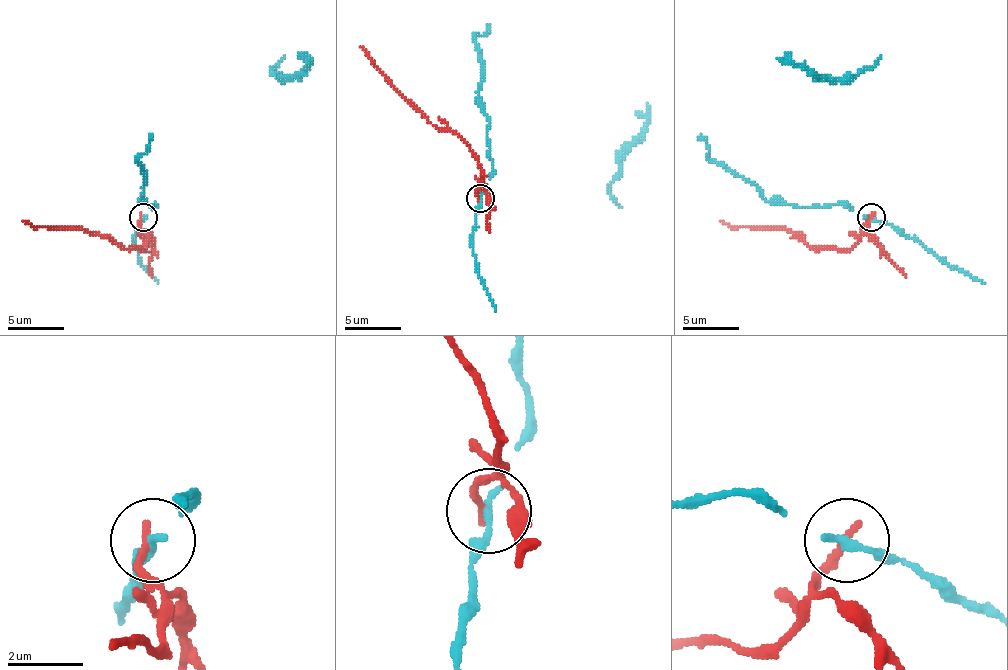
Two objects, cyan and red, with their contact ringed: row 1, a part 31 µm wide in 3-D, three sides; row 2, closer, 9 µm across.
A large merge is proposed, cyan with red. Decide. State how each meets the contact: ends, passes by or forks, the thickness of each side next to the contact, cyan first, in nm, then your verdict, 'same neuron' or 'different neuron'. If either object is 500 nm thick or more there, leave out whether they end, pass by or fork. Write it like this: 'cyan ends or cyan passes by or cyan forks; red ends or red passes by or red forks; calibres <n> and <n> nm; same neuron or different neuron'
cyan ends; red ends; calibres 240 and 220 nm; different neuron

